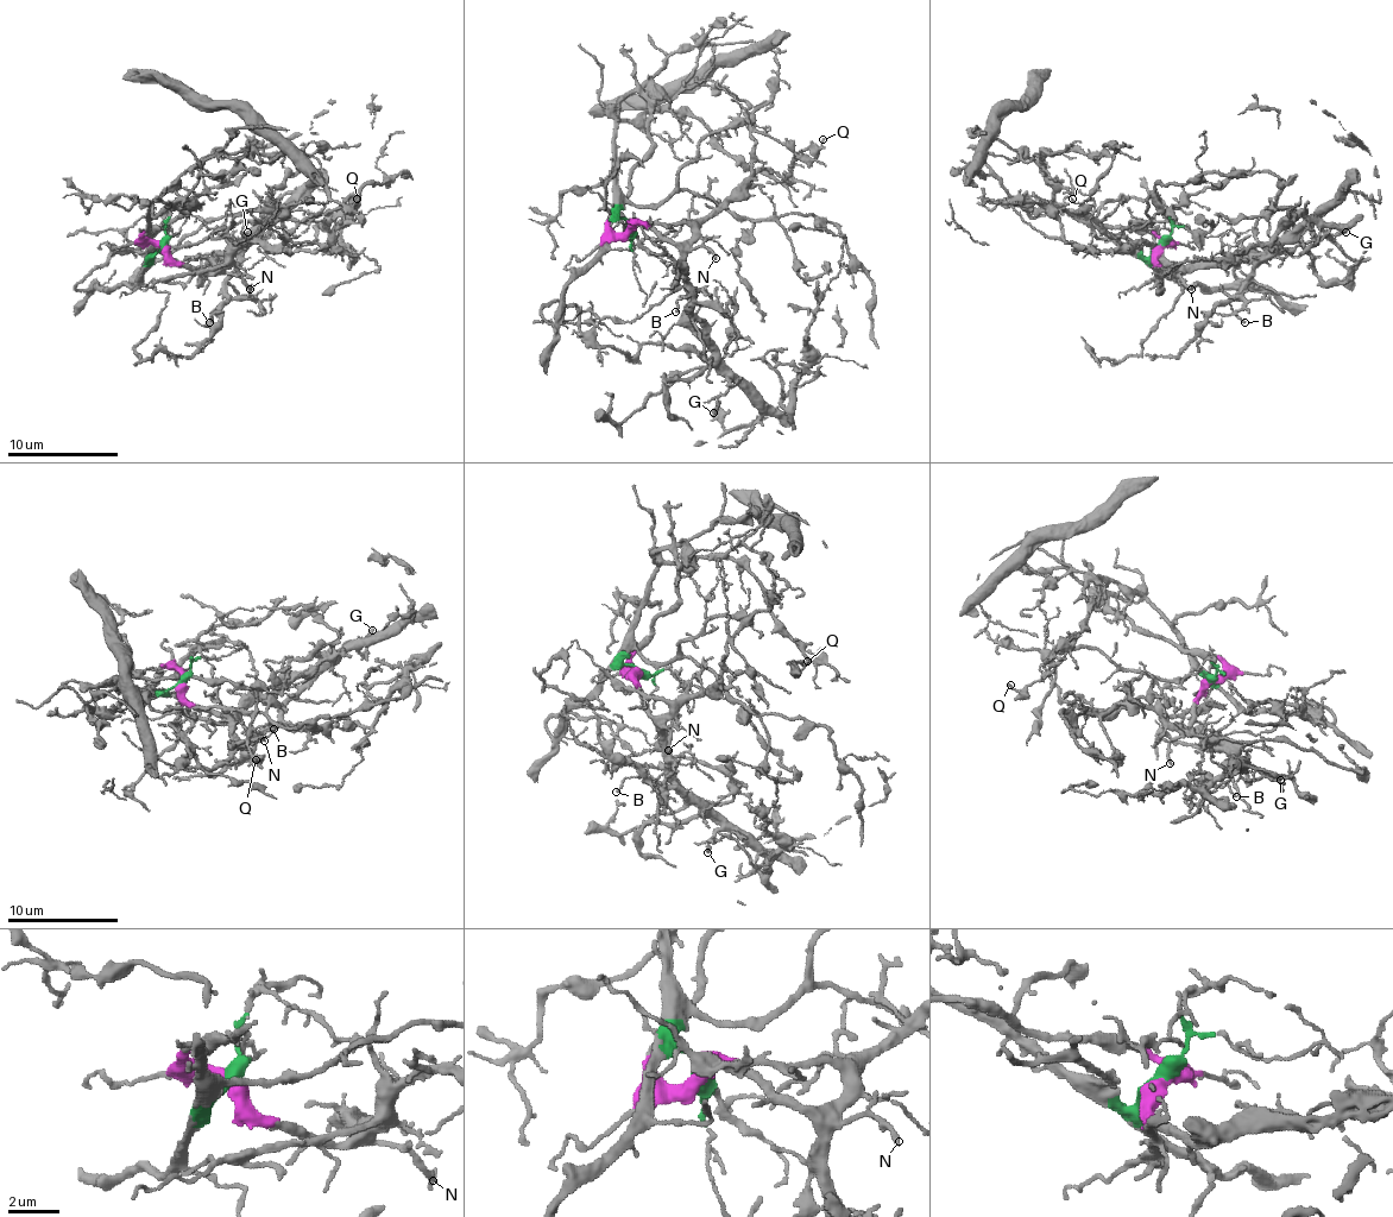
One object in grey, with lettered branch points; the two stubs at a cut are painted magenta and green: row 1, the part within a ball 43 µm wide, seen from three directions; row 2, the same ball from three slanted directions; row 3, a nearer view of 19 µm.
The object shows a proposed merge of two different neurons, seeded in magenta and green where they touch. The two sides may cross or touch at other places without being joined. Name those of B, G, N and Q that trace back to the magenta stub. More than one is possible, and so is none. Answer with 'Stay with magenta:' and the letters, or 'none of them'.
Stay with magenta: B, G, N

